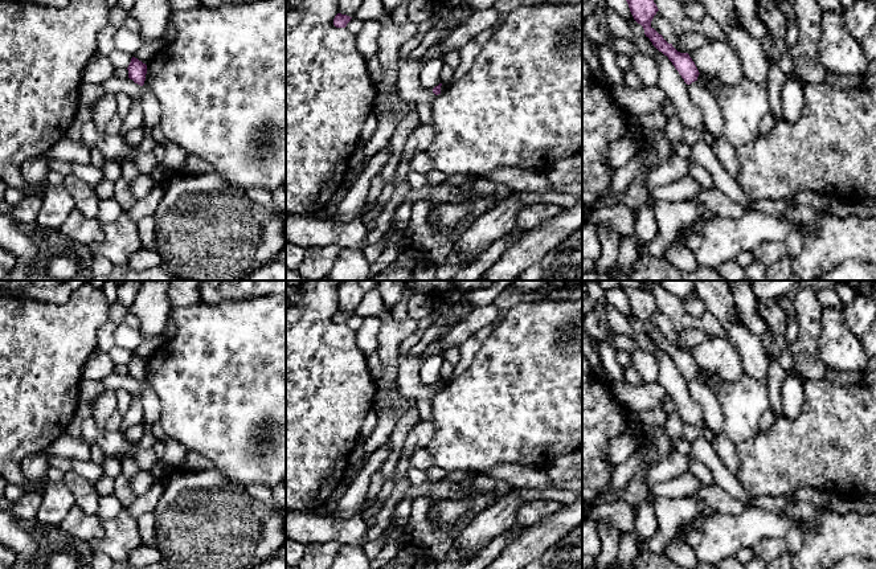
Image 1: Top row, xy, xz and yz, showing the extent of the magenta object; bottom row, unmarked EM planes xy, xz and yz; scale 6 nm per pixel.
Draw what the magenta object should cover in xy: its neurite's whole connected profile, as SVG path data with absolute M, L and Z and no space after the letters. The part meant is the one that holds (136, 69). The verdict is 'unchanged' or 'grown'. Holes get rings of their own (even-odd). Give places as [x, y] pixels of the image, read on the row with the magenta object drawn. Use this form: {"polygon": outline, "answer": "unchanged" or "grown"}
{"polygon": "M132 57L131 62L127 67L128 78L132 79L135 83L143 86L147 74L147 65L139 61L138 58Z", "answer": "unchanged"}

